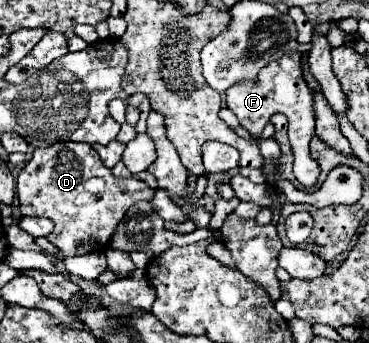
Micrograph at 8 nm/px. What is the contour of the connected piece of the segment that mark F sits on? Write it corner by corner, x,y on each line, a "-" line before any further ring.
285,52
285,56
281,56
281,60
275,60
273,64
267,64
265,68
261,68
257,82
243,80
243,82
231,86
225,92
225,100
227,100
227,108
239,118
241,126
245,130
249,130
253,138
261,136
267,120
273,114
277,114
277,112
285,114
288,120
288,138
291,140
291,148
295,154
295,164
293,164
295,178
305,186
313,186
317,182
319,168
317,168
317,162
313,162
309,156
309,142
315,136
313,94
307,88
307,82
303,80
301,52

